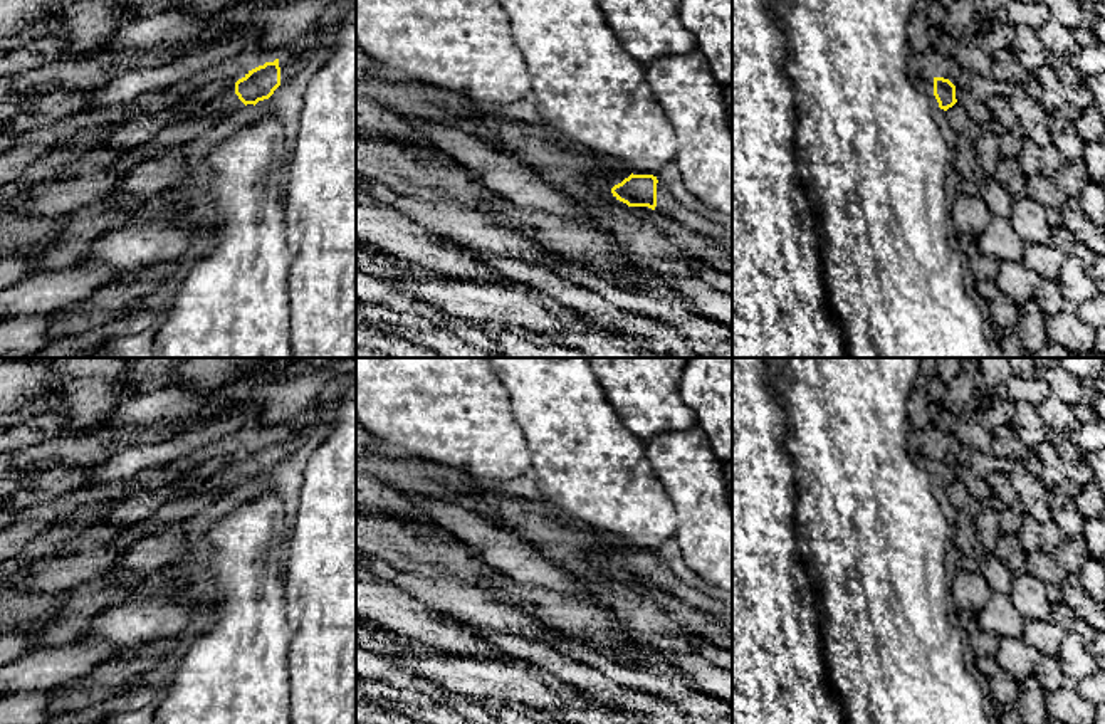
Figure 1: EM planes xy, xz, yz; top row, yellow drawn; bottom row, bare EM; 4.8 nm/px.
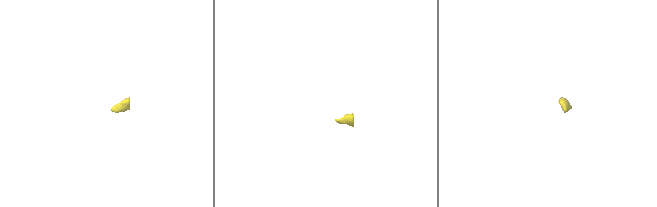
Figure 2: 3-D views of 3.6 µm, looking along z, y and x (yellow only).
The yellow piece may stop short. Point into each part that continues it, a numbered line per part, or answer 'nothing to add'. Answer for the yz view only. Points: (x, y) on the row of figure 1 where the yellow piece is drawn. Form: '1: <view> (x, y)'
1: yz (922, 83)

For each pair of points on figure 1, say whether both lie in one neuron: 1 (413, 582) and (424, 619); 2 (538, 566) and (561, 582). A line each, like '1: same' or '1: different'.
1: different
2: same

